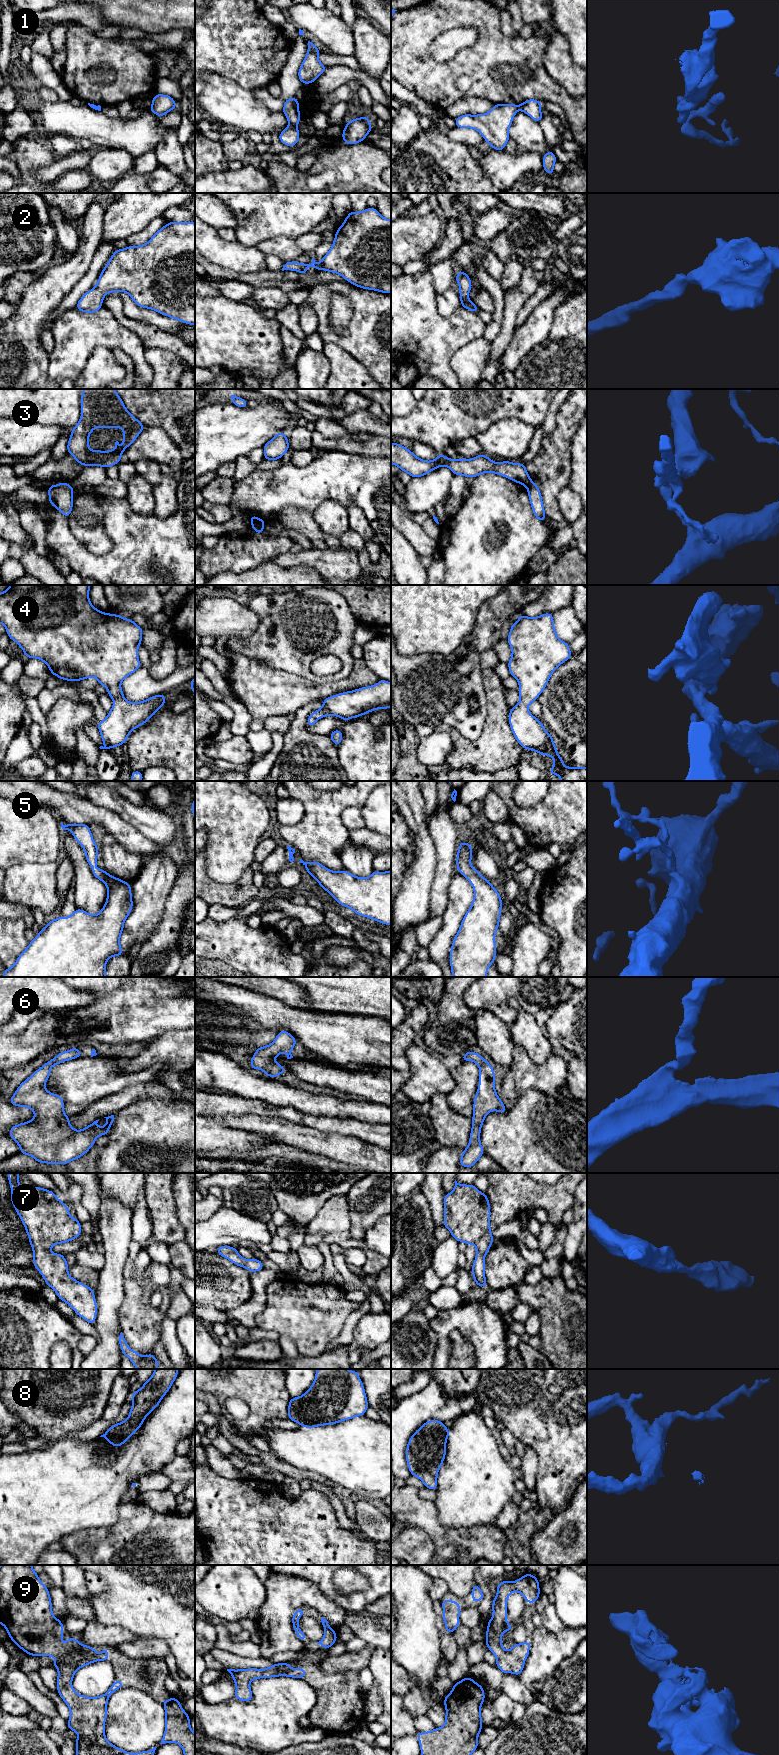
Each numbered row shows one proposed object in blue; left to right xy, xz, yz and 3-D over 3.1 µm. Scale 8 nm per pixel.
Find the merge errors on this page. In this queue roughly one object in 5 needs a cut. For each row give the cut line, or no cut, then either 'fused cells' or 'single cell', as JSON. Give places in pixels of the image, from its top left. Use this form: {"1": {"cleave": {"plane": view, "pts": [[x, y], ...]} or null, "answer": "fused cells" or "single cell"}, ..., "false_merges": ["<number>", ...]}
{"1": {"cleave": {"plane": "xz", "pts": [[290, 124], [295, 126]]}, "answer": "fused cells"}, "2": {"cleave": null, "answer": "single cell"}, "3": {"cleave": {"plane": "yz", "pts": [[533, 482], [527, 487]]}, "answer": "fused cells"}, "4": {"cleave": null, "answer": "single cell"}, "5": {"cleave": null, "answer": "single cell"}, "6": {"cleave": null, "answer": "single cell"}, "7": {"cleave": null, "answer": "single cell"}, "8": {"cleave": {"plane": "xy", "pts": [[114, 1435], [105, 1437]]}, "answer": "fused cells"}, "9": {"cleave": null, "answer": "single cell"}, "false_merges": ["1", "3", "8"]}

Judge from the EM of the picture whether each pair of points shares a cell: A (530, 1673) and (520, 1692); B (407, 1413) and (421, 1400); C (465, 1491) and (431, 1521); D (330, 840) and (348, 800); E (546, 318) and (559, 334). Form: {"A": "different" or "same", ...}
{"A": "different", "B": "same", "C": "different", "D": "same", "E": "different"}

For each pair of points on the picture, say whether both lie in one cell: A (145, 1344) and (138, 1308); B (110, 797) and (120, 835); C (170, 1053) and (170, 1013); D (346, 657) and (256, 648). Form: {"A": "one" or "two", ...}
{"A": "one", "B": "two", "C": "two", "D": "one"}

